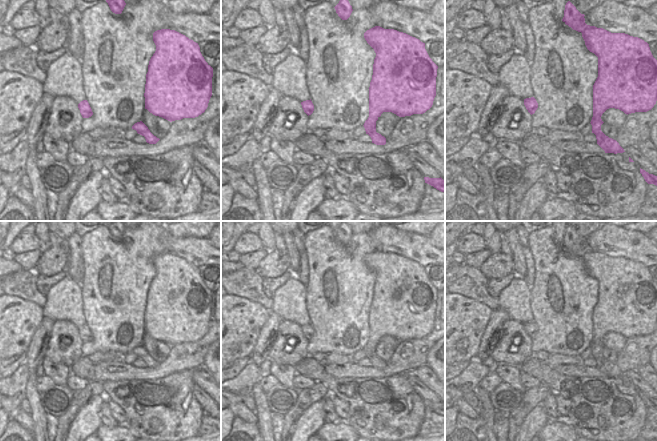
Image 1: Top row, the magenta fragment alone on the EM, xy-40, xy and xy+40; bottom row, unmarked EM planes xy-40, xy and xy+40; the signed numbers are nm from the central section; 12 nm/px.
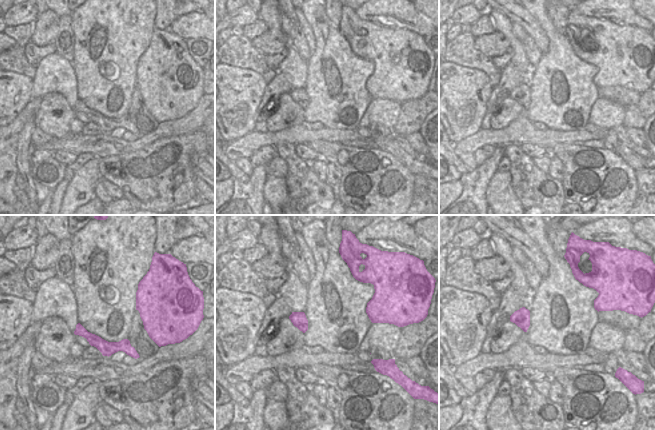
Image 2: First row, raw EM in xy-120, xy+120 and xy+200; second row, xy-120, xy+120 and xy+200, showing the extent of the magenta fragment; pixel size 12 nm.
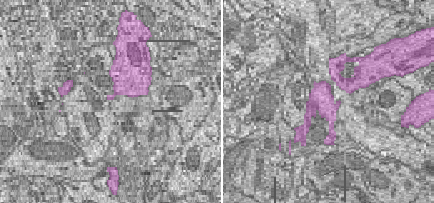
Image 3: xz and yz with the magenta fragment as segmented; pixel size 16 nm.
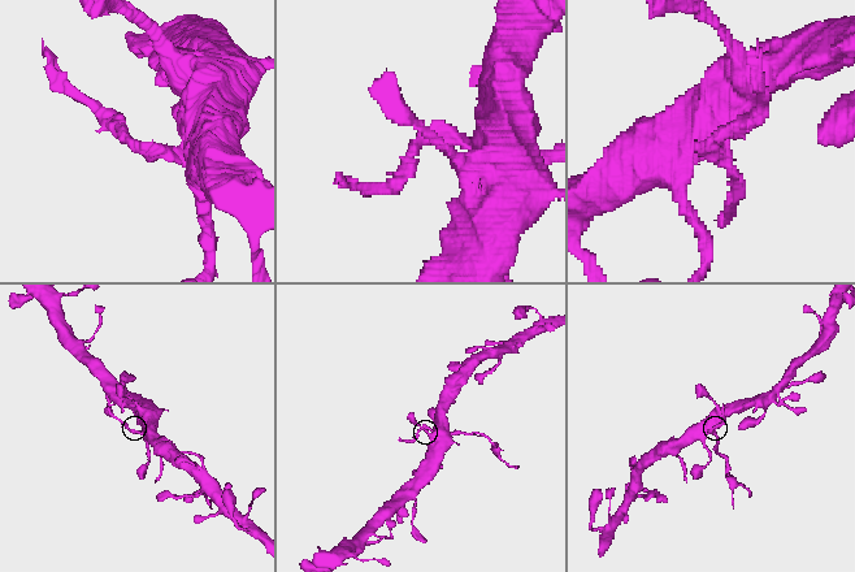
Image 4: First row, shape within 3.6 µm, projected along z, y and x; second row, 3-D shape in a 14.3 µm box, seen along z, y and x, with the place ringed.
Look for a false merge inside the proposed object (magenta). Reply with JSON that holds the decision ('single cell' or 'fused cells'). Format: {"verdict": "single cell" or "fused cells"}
{"verdict": "fused cells"}

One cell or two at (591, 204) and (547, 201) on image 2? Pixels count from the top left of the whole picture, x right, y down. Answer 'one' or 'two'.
two

